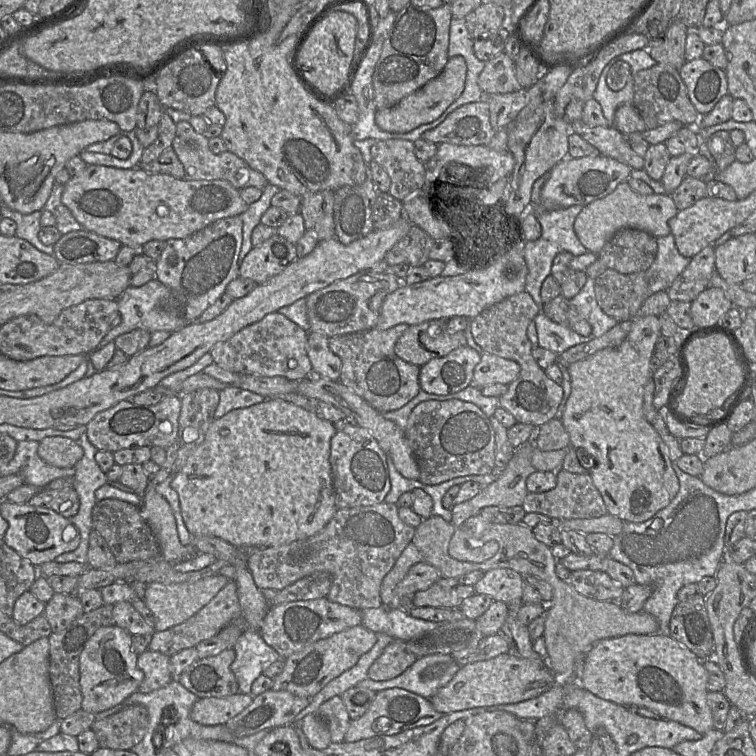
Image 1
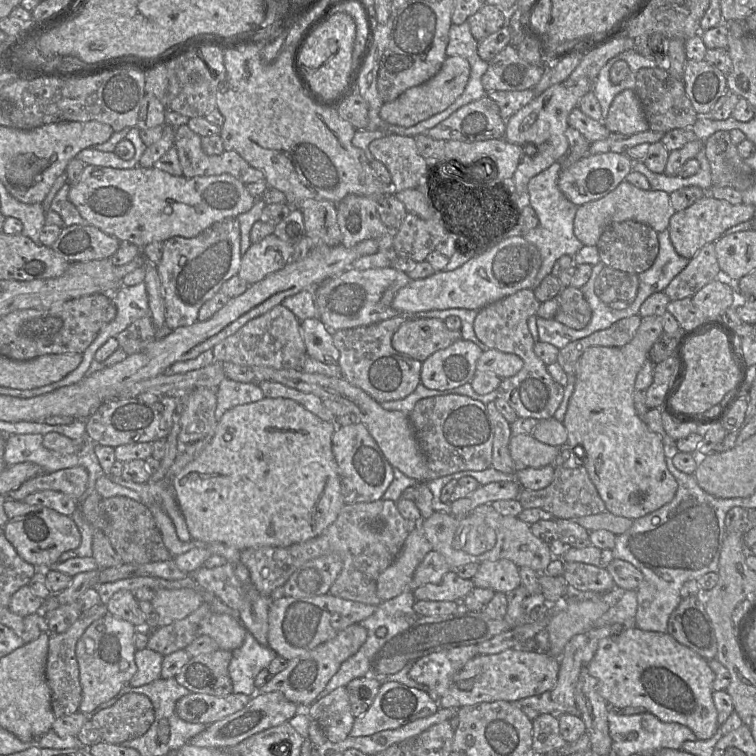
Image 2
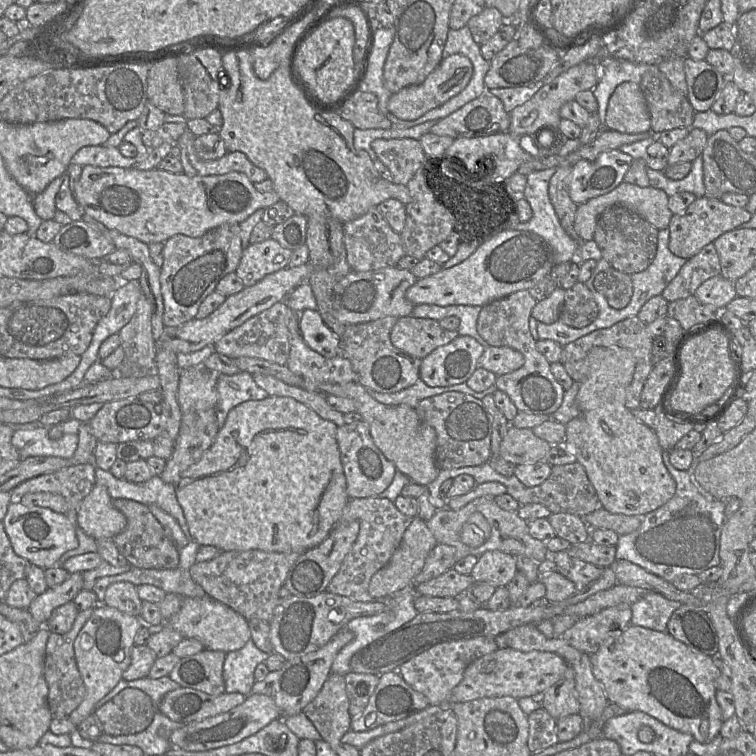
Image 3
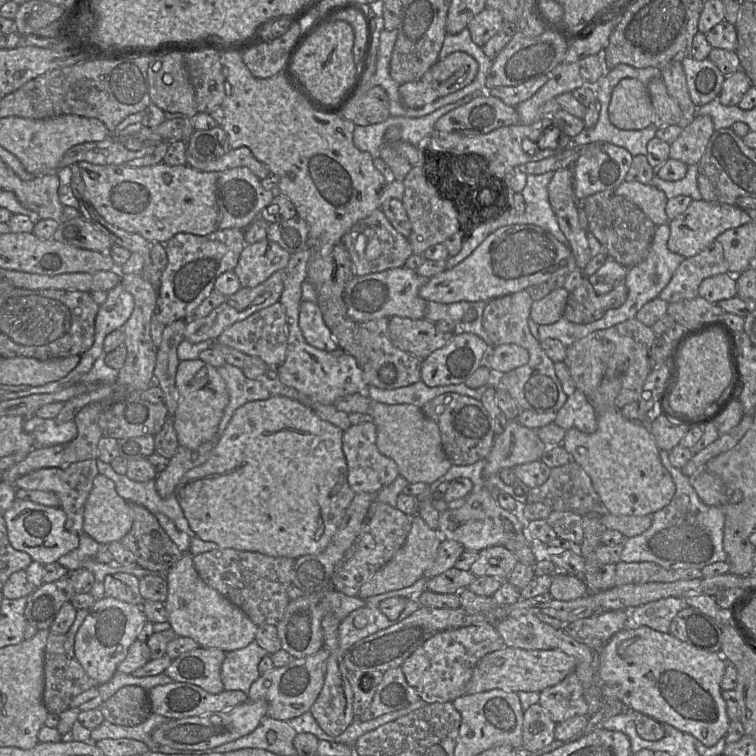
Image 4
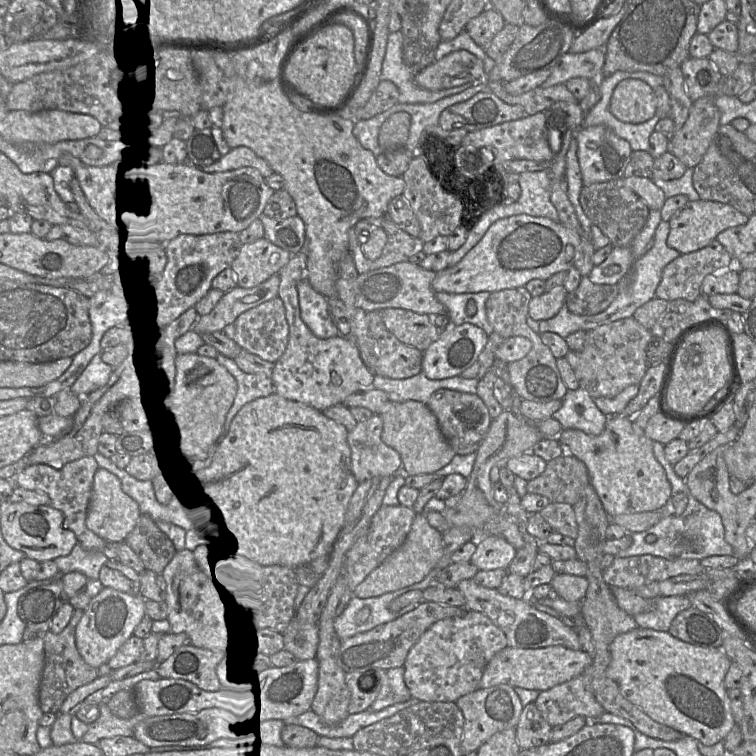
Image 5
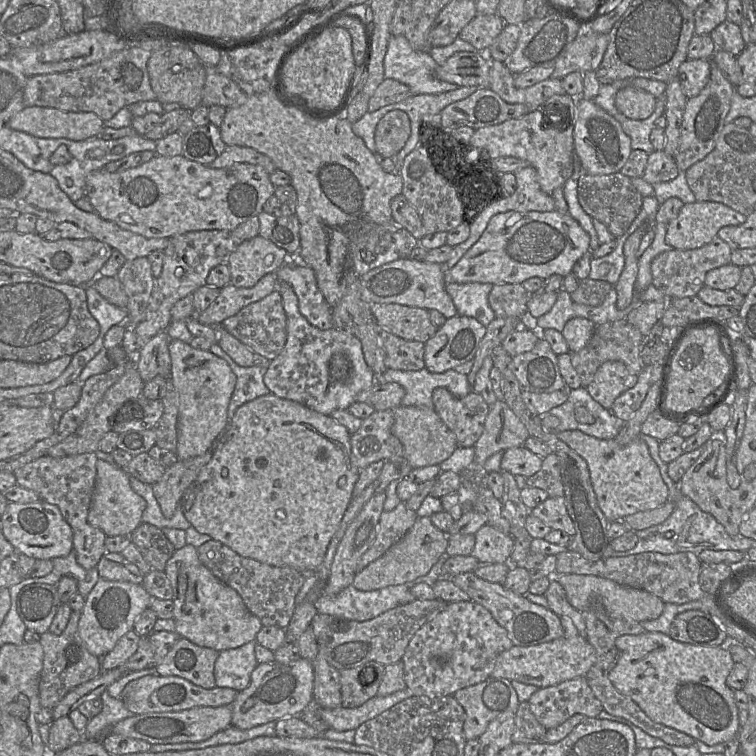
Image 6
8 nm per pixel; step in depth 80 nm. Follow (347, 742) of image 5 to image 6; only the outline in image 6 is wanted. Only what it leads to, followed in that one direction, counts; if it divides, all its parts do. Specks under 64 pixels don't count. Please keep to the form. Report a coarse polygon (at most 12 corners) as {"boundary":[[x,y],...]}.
{"boundary":[[405,688],[356,708],[322,709],[319,736],[354,743],[355,730],[412,696]]}

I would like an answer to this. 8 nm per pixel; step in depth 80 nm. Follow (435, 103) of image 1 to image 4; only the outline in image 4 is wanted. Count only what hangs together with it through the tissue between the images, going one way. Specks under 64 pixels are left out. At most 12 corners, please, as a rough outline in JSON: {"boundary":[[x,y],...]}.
{"boundary":[[456,51],[416,81],[400,100],[421,108],[469,85],[478,63]]}

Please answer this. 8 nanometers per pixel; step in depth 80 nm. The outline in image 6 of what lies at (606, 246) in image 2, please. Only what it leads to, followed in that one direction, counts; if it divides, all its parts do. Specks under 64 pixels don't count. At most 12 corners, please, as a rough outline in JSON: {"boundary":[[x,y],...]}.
{"boundary":[[582,165],[583,210],[621,237],[642,208],[631,178]]}

